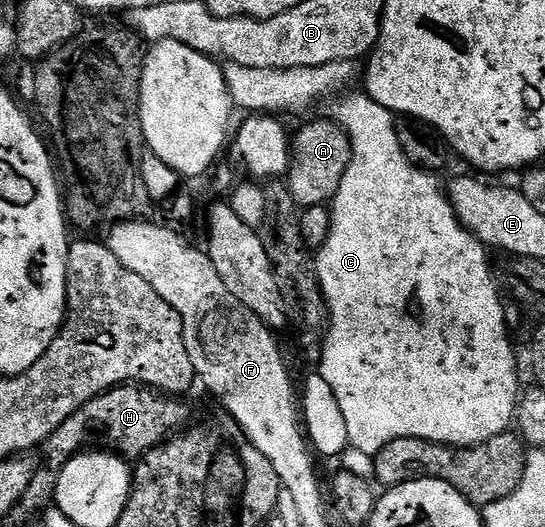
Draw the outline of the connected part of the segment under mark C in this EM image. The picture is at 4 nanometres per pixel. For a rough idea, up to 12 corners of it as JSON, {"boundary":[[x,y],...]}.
{"boundary":[[363,91],[315,254],[351,448],[522,392],[489,250]]}

